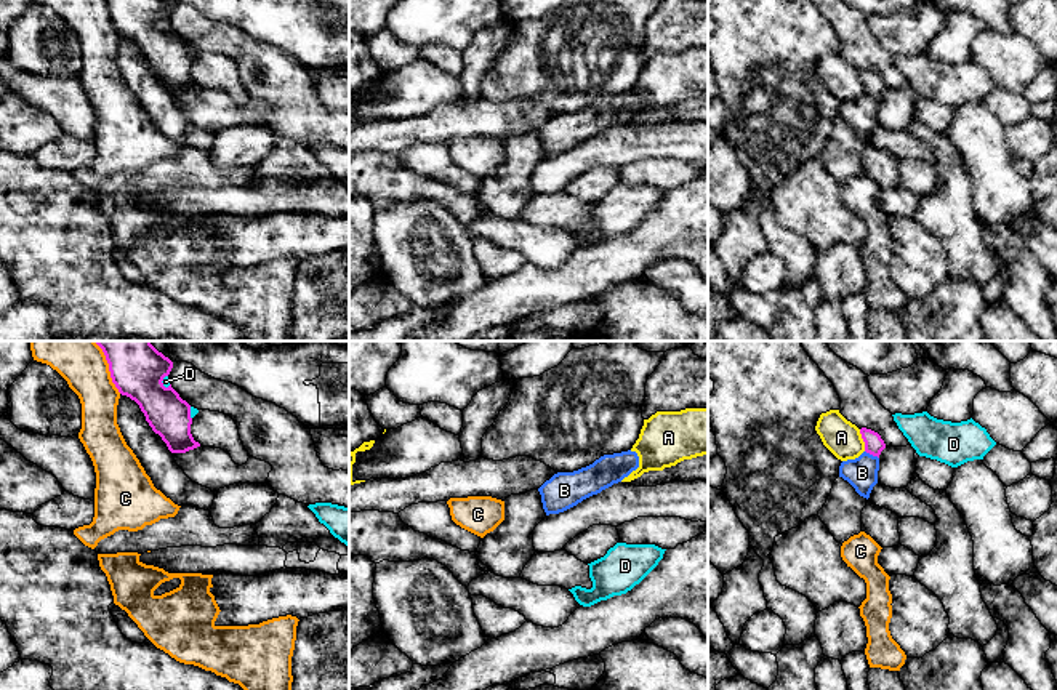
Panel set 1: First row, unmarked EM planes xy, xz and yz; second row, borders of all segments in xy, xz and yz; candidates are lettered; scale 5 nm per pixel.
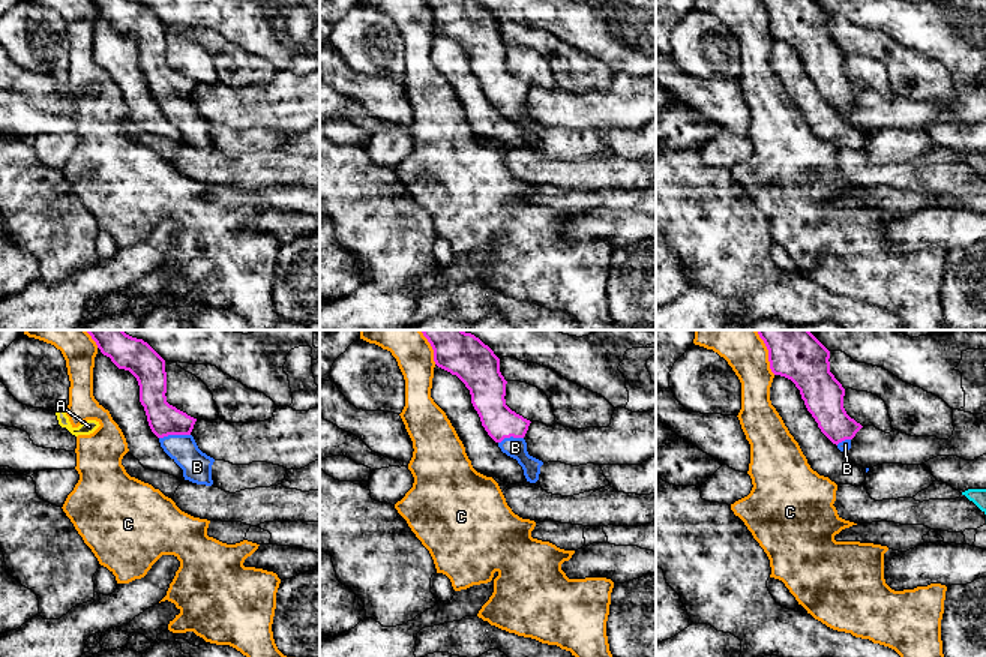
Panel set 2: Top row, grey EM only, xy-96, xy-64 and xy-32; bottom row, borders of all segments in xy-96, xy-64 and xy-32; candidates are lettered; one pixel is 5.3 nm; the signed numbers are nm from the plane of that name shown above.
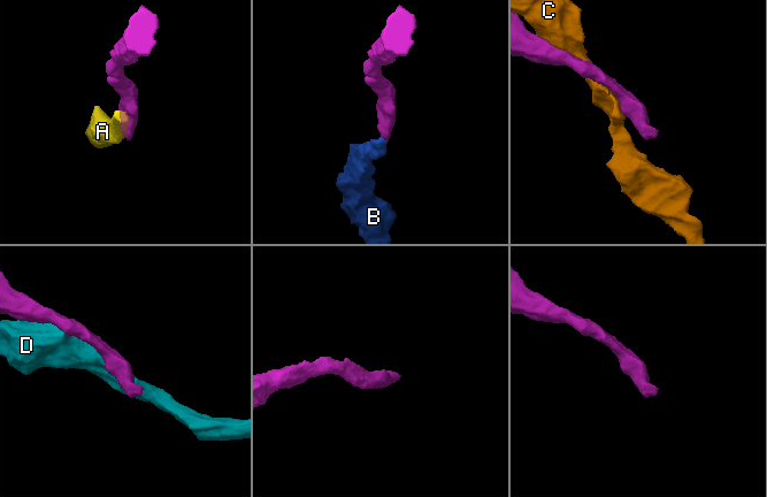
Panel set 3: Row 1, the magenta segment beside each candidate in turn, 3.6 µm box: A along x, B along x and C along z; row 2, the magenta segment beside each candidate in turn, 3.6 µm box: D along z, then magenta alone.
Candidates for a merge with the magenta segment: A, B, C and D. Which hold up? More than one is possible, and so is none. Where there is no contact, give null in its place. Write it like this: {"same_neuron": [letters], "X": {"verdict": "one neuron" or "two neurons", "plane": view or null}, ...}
{"same_neuron": ["B"], "A": {"verdict": "two neurons", "plane": "yz"}, "B": {"verdict": "one neuron", "plane": "yz"}, "C": {"verdict": "two neurons", "plane": "xy"}, "D": {"verdict": "two neurons", "plane": "xy"}}

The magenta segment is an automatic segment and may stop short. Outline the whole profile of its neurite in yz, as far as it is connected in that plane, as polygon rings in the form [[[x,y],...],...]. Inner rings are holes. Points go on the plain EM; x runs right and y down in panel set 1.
[[[862,69],[860,75],[865,83],[865,93],[855,101],[842,102],[839,118],[847,122],[860,138],[868,141],[873,128],[878,125],[879,96],[886,90],[886,85],[871,70]]]

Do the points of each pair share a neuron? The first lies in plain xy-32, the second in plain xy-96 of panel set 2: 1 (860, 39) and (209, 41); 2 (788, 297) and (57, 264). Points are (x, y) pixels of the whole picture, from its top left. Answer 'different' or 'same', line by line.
1: same
2: same

